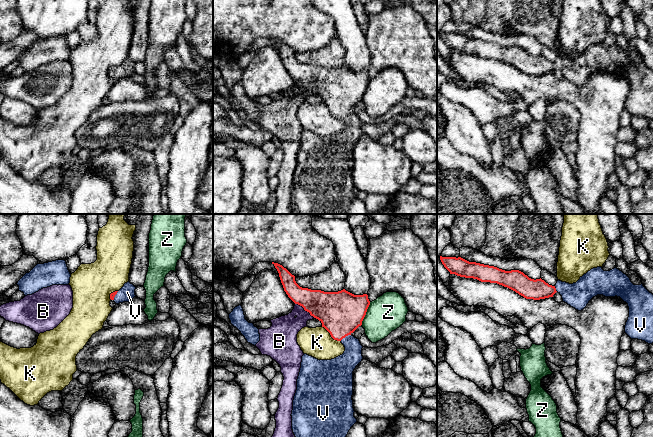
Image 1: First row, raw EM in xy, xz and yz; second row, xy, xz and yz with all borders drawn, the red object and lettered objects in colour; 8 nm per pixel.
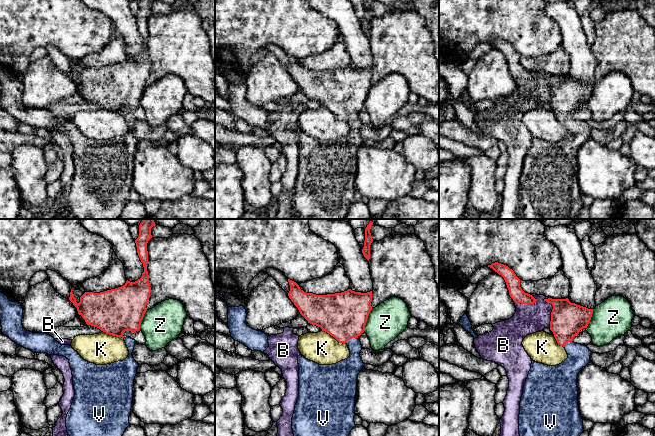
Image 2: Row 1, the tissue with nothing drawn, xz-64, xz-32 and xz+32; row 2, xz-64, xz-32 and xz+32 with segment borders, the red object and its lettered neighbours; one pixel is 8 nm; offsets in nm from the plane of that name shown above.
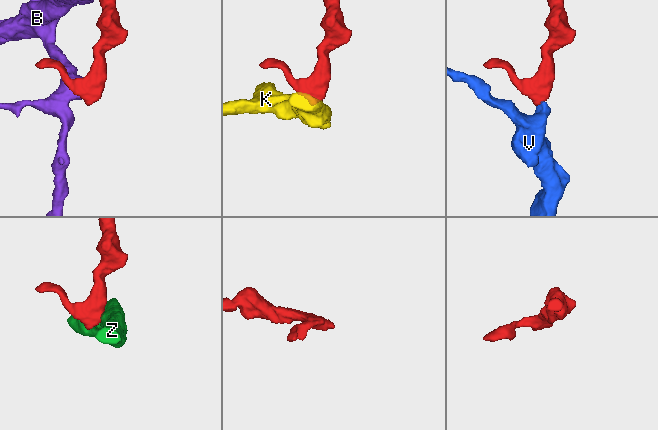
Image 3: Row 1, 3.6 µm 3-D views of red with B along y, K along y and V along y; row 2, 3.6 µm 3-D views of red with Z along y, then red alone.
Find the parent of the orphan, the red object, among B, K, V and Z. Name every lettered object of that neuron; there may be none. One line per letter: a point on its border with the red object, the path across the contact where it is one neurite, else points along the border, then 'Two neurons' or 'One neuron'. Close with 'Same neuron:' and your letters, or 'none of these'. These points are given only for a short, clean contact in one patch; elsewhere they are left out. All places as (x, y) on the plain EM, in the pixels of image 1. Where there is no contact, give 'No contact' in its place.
B: Touches red at xz (305, 86). Two neurons
K: Touches red at xz (331, 112). Boundary: xz (322, 102), (334, 115), (340, 117). Two neurons
V: Touches red at xz (345, 112). Path across: xz (341, 89), (341, 107), (345, 112), (349, 136), (342, 143). One neuron
Z: Touches red at xz (365, 90). Boundary: xz (370, 78), (360, 101). Two neurons
Same neuron: V

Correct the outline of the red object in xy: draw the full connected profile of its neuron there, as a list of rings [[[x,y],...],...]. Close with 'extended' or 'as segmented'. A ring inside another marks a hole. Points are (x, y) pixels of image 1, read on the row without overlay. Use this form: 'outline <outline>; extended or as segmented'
outline [[[128,57],[119,67],[111,69],[110,75],[116,80],[130,78],[136,72],[135,65],[136,63]]]; extended

